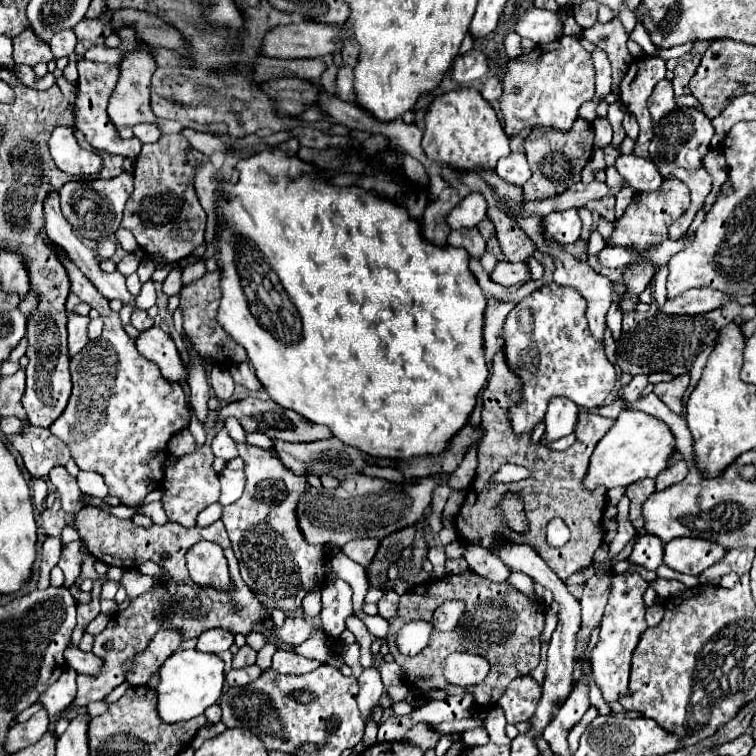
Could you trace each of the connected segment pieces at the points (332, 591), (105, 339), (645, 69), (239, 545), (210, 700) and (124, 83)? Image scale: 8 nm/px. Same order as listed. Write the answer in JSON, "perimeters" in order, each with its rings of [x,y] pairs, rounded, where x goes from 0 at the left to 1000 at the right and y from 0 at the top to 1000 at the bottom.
{"perimeters":[[[[435,767],[427,780],[427,804],[425,804],[425,825],[433,841],[448,844],[456,833],[456,817],[464,812],[464,775],[451,767]]],[[[70,323],[70,325],[73,325],[75,341],[81,344],[81,349],[89,357],[89,365],[94,373],[94,386],[102,389],[107,394],[107,399],[115,399],[120,407],[126,407],[134,415],[139,431],[128,450],[118,450],[112,463],[102,466],[94,474],[97,519],[94,519],[94,526],[91,526],[89,540],[83,542],[81,553],[75,553],[70,558],[70,563],[65,563],[65,569],[91,590],[94,603],[107,622],[131,624],[139,632],[139,640],[142,640],[147,656],[155,656],[155,659],[160,659],[160,664],[165,669],[184,675],[192,656],[200,648],[205,648],[216,635],[213,616],[216,616],[216,608],[221,606],[221,585],[226,582],[229,574],[250,566],[253,548],[247,540],[247,529],[245,529],[242,513],[234,505],[221,505],[202,479],[184,471],[179,452],[160,434],[157,415],[147,413],[144,397],[139,392],[134,392],[134,386],[123,378],[123,373],[118,373],[118,368],[112,368],[112,362],[107,362],[107,357],[91,344],[91,339],[75,323]]],[[[848,74],[835,82],[821,112],[821,135],[845,161],[843,188],[858,188],[864,180],[861,153],[856,146],[856,130],[861,127],[866,111],[880,103],[880,79],[872,74]]],[[[313,585],[313,598],[324,608],[324,651],[321,656],[295,672],[295,693],[306,712],[311,735],[319,749],[321,770],[340,786],[340,794],[353,804],[390,810],[411,780],[425,780],[433,765],[435,735],[430,722],[403,717],[393,690],[393,659],[409,646],[406,632],[390,630],[372,616],[358,598]]],[[[234,860],[213,881],[213,899],[208,905],[208,937],[213,952],[229,958],[239,952],[253,952],[269,944],[274,934],[284,931],[295,915],[298,889],[295,873],[287,865],[269,865],[261,860]]],[[[194,63],[176,66],[176,69],[171,69],[163,77],[163,82],[160,82],[160,101],[157,101],[155,116],[149,120],[142,142],[143,153],[147,156],[147,161],[152,164],[155,172],[157,169],[176,169],[184,161],[205,161],[205,164],[209,164],[214,177],[234,177],[242,171],[241,165],[230,159],[208,156],[200,146],[198,119],[205,90],[208,87],[205,87],[200,71],[194,69]]]]}

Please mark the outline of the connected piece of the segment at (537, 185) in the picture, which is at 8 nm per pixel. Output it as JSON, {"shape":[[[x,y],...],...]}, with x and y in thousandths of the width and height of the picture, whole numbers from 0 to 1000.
{"shape":[[[763,159],[753,175],[742,172],[702,172],[694,183],[694,206],[702,220],[702,235],[694,241],[692,251],[697,257],[697,265],[724,265],[734,262],[737,257],[745,257],[753,251],[753,246],[763,243],[769,238],[771,220],[784,206],[784,167],[782,161]]]}

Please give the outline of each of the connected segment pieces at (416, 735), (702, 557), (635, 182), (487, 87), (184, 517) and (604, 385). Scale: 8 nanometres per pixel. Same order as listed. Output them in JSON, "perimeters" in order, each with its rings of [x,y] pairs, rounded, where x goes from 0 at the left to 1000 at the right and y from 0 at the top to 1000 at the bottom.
{"perimeters":[[[[562,955],[546,960],[546,963],[536,971],[536,979],[541,979],[541,981],[557,987],[560,992],[565,992],[565,989],[575,989],[575,984],[581,981],[581,976],[583,976],[583,974],[581,974],[578,968],[573,968],[570,960],[562,958]]],[[[893,712],[880,720],[877,743],[903,759],[927,759],[933,751],[959,738],[959,722],[927,712]]],[[[821,204],[813,212],[816,228],[835,243],[843,254],[848,251],[869,251],[877,241],[869,220],[858,209],[848,209],[840,204]]],[[[644,103],[642,106],[642,111],[639,111],[639,116],[636,116],[636,124],[639,124],[639,130],[642,132],[647,132],[647,135],[657,135],[660,130],[663,130],[663,111],[655,106],[655,103]]],[[[274,587],[263,595],[255,595],[247,603],[239,603],[237,611],[218,622],[216,646],[218,653],[213,659],[218,680],[226,690],[237,690],[242,696],[258,696],[258,685],[266,675],[284,667],[290,661],[290,630],[279,619],[279,595],[274,595]]],[[[716,378],[708,386],[702,386],[697,394],[684,399],[681,407],[673,413],[663,444],[665,444],[665,468],[671,484],[689,503],[689,516],[687,516],[689,529],[679,534],[673,542],[673,556],[684,577],[705,571],[708,563],[721,556],[724,534],[734,524],[747,524],[758,529],[763,537],[774,542],[784,542],[792,540],[811,519],[816,508],[813,484],[803,476],[798,458],[790,455],[787,447],[782,444],[774,413],[776,413],[776,397],[763,384],[745,378]]]]}

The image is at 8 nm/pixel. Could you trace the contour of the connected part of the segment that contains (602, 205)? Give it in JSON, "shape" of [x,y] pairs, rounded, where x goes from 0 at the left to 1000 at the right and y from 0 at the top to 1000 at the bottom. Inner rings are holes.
{"shape":[[[803,259],[803,262],[795,262],[795,265],[784,265],[784,267],[776,269],[775,274],[787,280],[792,280],[795,286],[800,286],[803,291],[813,291],[811,288],[811,280],[813,280],[813,262],[811,259]]]}

